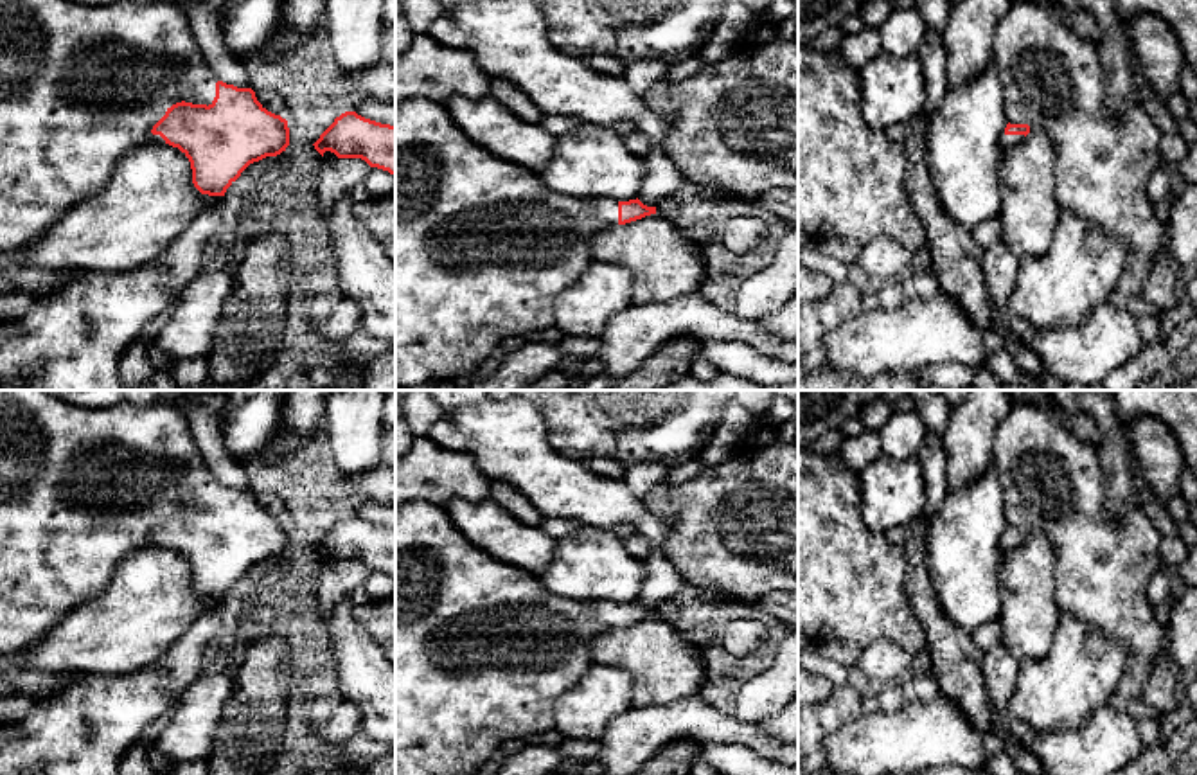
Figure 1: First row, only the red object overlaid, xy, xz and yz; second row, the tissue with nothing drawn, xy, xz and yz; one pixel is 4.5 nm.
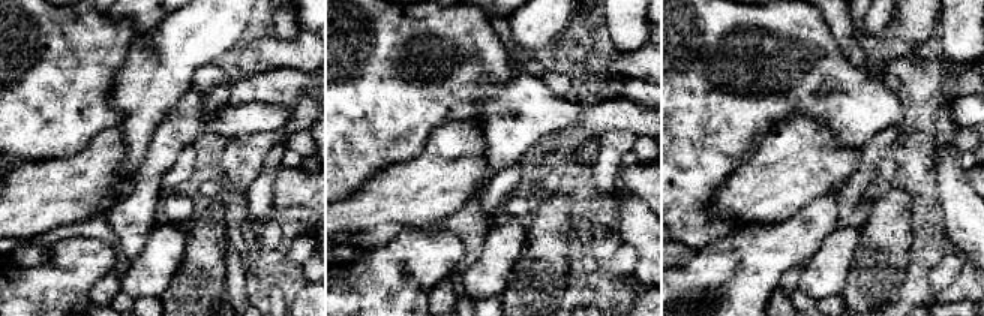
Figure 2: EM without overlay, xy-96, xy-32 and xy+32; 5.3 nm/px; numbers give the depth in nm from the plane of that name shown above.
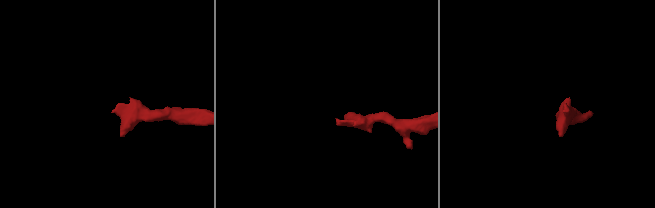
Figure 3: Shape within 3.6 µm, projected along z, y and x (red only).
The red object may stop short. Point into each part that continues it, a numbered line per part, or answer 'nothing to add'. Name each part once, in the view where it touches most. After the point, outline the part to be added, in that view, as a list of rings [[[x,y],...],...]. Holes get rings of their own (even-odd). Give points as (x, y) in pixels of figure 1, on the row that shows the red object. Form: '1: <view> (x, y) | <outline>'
1: xy (79, 85) | [[[0,0],[0,255],[4,257],[5,279],[13,284],[14,291],[40,298],[58,290],[63,272],[45,272],[29,264],[18,264],[13,254],[41,239],[50,225],[68,209],[102,191],[117,162],[129,149],[151,142],[165,144],[160,135],[151,133],[153,126],[176,102],[212,104],[217,81],[217,76],[194,40],[183,7],[176,2],[155,0],[147,4],[119,2],[111,5],[79,5],[68,0]]]

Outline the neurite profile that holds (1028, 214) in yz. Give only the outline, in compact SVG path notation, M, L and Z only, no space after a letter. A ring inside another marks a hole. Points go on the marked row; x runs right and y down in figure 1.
M1044 128L1032 129L1017 146L1005 147L999 167L1001 239L1012 254L1041 257L1059 221L1055 196L1055 146Z

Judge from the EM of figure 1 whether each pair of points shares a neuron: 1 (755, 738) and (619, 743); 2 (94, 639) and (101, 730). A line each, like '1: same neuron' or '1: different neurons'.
1: same neuron
2: different neurons

